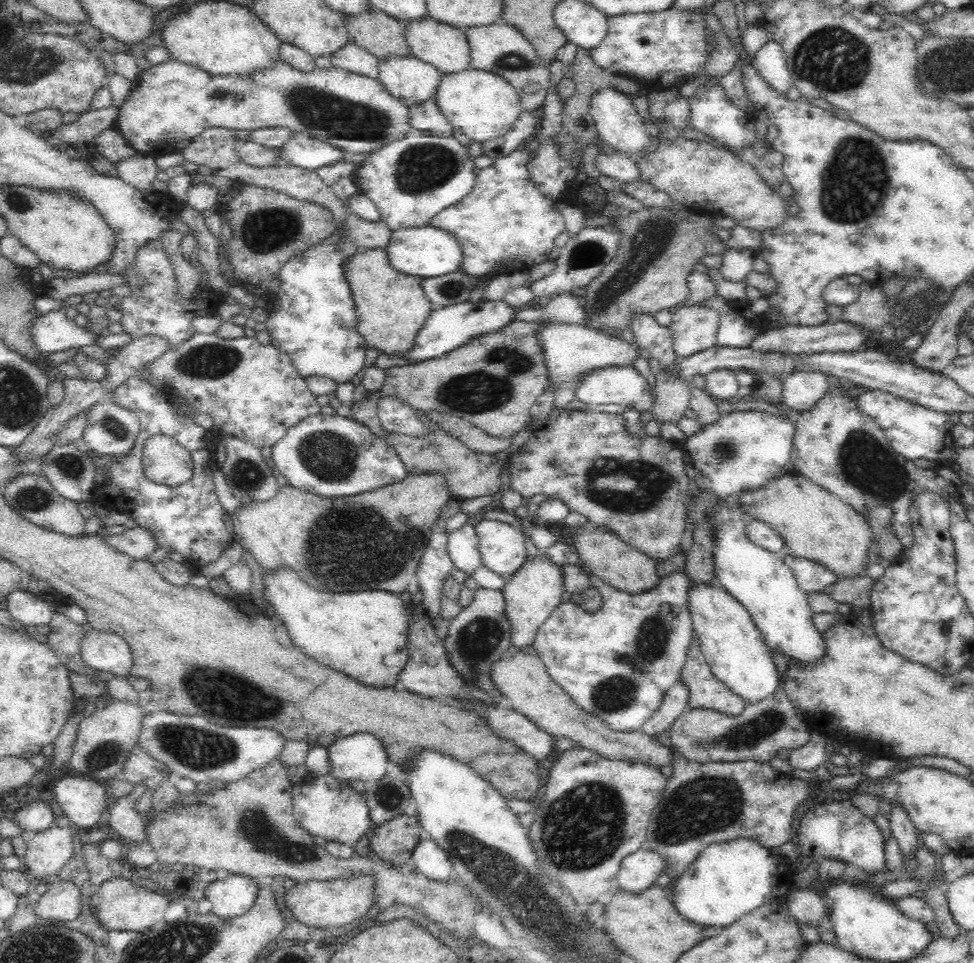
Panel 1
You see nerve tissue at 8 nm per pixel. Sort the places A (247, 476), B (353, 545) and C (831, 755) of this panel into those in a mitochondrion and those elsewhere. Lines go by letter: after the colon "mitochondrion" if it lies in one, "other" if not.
A: mitochondrion
B: mitochondrion
C: other

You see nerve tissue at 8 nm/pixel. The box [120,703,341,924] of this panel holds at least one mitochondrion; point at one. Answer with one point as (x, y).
(199, 749)

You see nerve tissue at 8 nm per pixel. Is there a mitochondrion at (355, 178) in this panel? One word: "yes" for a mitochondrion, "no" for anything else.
no

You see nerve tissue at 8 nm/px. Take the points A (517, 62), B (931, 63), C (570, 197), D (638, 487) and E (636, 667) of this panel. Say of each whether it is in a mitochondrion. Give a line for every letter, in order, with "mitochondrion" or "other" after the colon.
A: mitochondrion
B: mitochondrion
C: other
D: mitochondrion
E: mitochondrion

